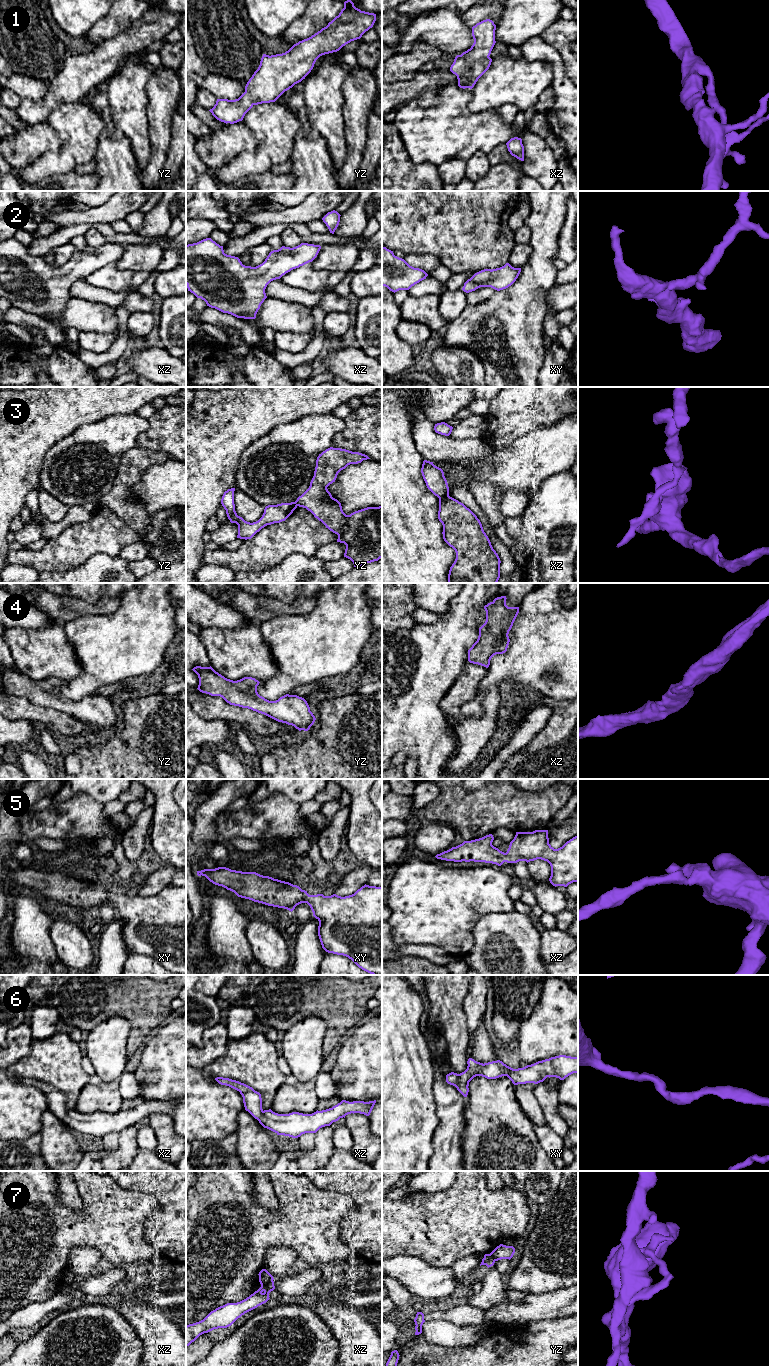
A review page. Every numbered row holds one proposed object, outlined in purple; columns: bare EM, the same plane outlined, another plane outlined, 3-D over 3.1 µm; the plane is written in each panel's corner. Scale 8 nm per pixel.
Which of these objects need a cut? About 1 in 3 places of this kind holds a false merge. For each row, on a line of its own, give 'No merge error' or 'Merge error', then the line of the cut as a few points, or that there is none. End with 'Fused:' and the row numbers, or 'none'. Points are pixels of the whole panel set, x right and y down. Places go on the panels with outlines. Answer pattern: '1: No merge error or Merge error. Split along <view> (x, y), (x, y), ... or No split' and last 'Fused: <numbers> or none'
1: No merge error. No split
2: No merge error. No split
3: Merge error. Split along xz (448, 495), (439, 500)
4: No merge error. No split
5: No merge error. No split
6: No merge error. No split
7: Merge error. Split along xz (272, 1280), (261, 1286)
Fused: 3, 7

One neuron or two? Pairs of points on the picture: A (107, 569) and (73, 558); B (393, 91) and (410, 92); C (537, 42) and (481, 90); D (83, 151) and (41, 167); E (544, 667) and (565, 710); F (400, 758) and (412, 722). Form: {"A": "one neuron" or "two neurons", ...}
{"A": "two neurons", "B": "one neuron", "C": "two neurons", "D": "one neuron", "E": "two neurons", "F": "two neurons"}

